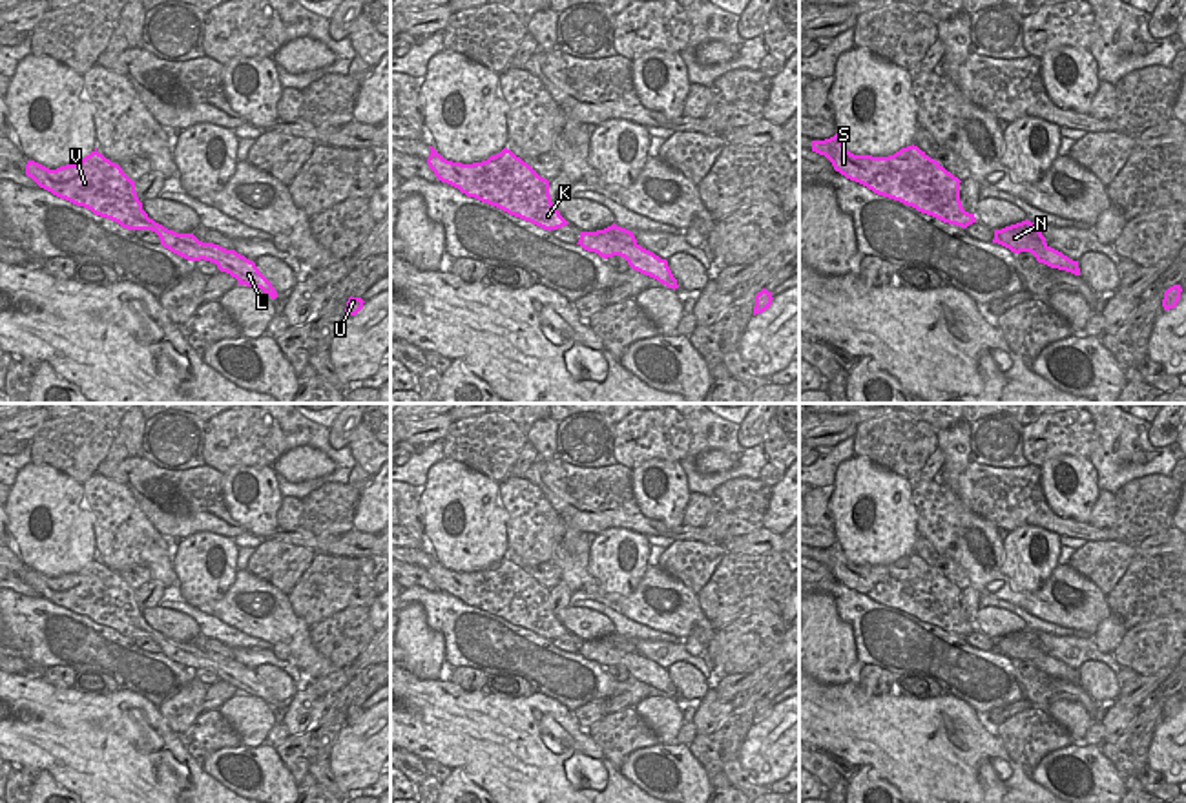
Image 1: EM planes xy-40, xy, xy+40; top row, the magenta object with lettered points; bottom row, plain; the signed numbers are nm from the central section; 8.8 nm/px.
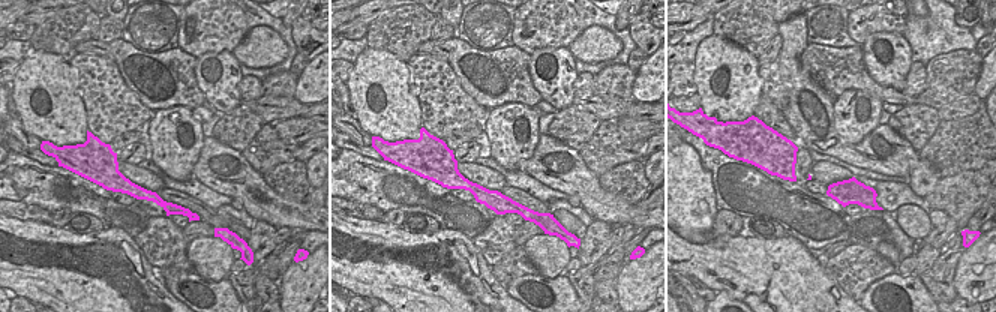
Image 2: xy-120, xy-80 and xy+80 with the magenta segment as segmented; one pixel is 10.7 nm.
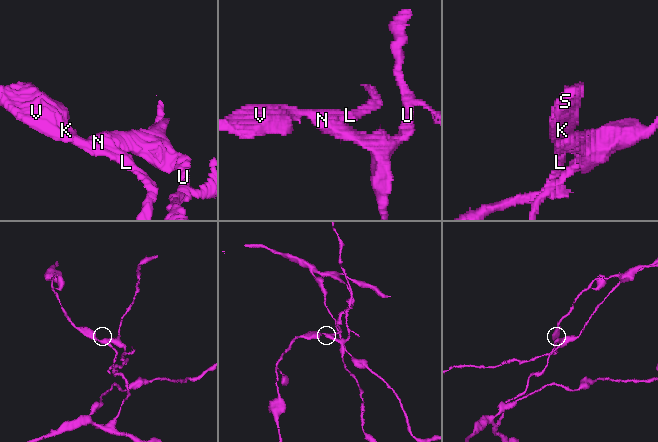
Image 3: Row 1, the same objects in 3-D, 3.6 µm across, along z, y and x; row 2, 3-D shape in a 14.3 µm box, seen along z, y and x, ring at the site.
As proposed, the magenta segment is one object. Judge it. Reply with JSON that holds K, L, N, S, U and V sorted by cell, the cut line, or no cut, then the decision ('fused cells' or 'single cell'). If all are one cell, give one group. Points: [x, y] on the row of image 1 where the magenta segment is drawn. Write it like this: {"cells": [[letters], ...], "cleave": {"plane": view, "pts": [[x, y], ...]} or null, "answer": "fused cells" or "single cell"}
{"cells": [["K", "L", "S", "V"], ["N", "U"]], "cleave": {"plane": "xy", "pts": [[586, 232], [601, 232], [635, 245]]}, "answer": "fused cells"}

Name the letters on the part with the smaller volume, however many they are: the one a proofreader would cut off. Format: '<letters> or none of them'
N, U

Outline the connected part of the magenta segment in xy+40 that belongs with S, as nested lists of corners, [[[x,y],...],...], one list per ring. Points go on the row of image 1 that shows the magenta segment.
[[[836,133],[825,141],[812,141],[812,151],[825,155],[836,172],[878,195],[962,228],[976,223],[974,214],[962,206],[962,181],[914,144],[889,157],[854,155]]]

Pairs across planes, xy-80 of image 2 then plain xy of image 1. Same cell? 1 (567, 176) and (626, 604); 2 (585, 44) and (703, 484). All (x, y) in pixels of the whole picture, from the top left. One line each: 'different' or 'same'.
1: same
2: different

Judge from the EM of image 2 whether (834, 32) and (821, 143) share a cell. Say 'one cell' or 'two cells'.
two cells

